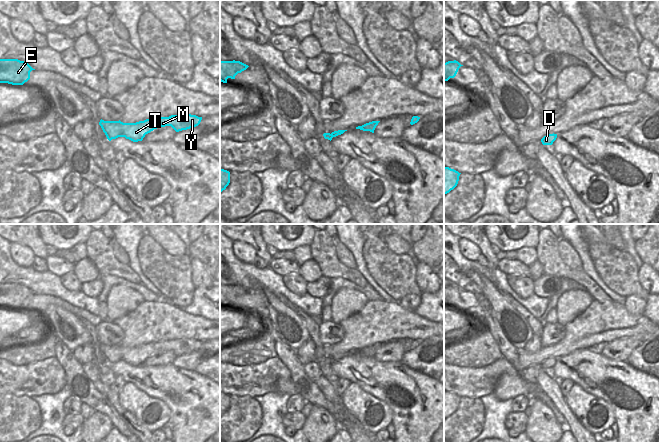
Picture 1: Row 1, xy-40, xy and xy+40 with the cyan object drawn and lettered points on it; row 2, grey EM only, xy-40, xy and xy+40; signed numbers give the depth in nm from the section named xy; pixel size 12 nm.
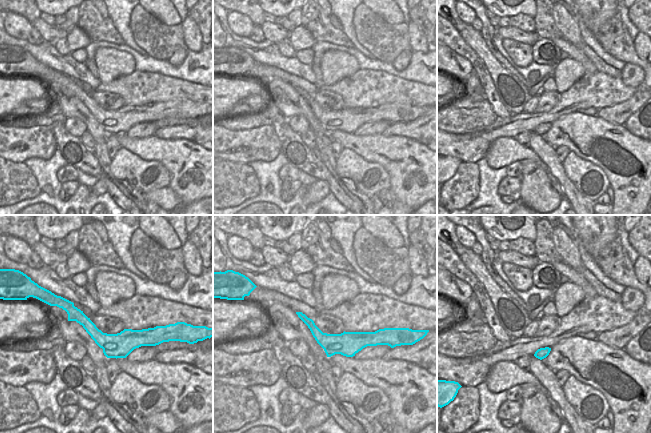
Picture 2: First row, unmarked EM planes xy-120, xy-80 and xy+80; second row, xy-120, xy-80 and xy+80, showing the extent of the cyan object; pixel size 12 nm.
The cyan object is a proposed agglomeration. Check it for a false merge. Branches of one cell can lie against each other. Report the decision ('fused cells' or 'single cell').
fused cells

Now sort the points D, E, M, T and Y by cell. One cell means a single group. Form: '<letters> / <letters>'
D / E M T Y

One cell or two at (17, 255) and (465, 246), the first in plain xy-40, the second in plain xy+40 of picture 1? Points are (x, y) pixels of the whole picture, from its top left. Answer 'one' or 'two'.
one

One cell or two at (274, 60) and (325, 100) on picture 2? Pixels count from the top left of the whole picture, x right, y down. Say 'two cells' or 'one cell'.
two cells

